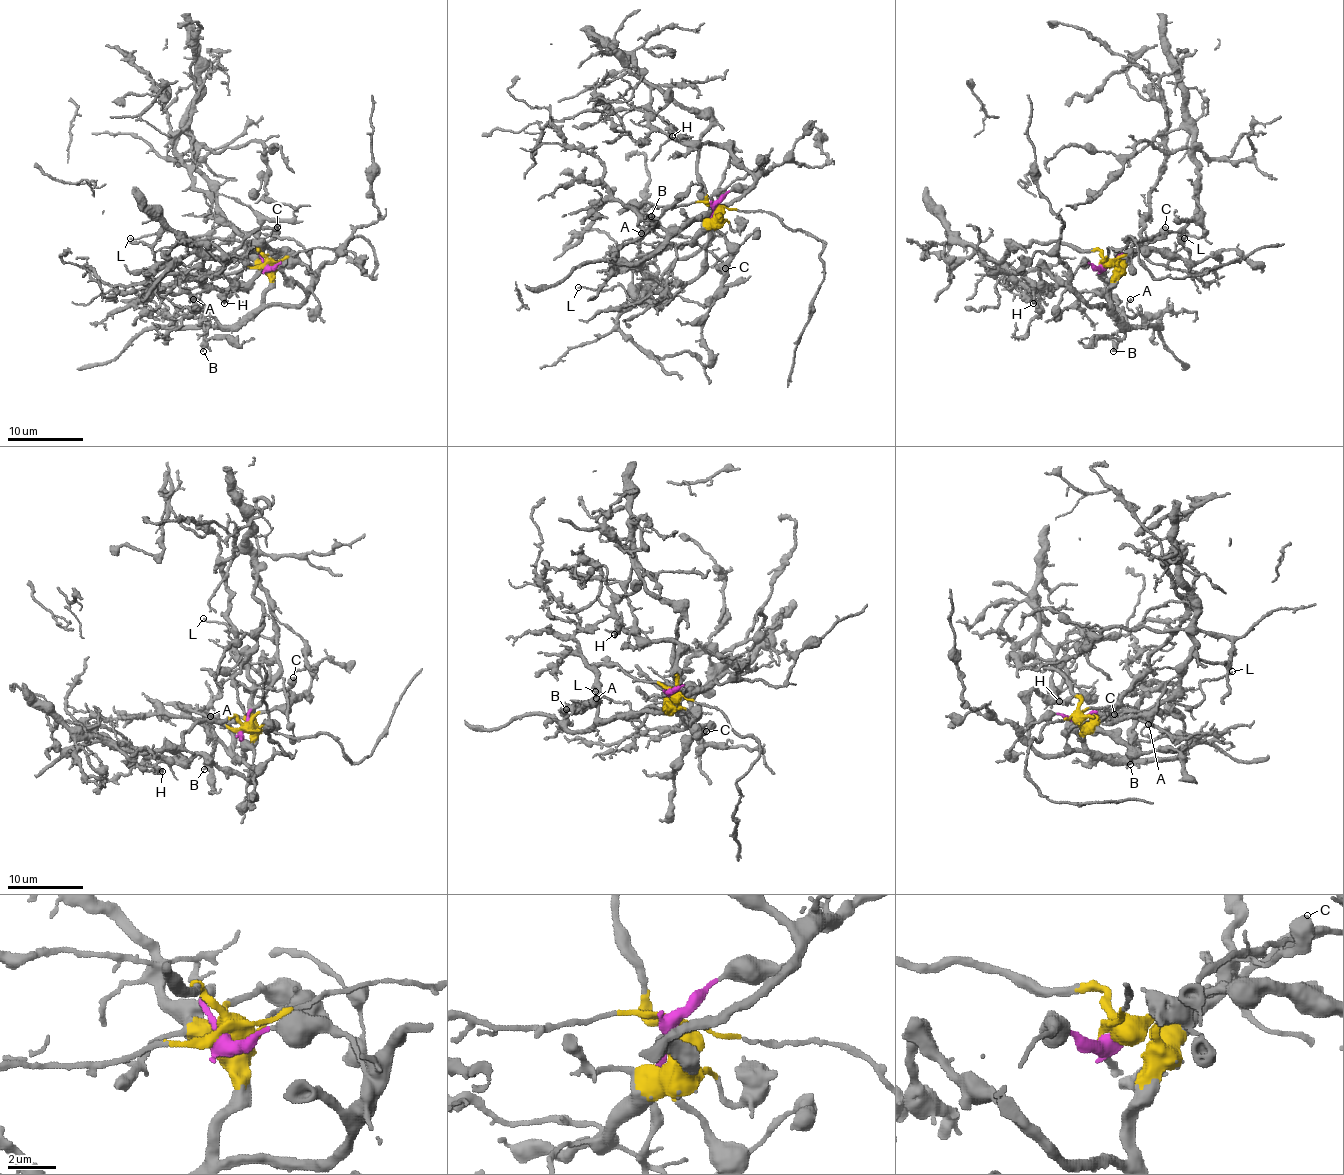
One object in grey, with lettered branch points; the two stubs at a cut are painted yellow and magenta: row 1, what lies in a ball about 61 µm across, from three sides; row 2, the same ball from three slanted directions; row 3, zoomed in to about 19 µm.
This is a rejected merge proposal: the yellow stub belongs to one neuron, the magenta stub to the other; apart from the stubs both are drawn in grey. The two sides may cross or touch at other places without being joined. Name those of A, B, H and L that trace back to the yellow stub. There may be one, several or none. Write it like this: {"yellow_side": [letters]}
{"yellow_side": ["A", "B", "H"]}

